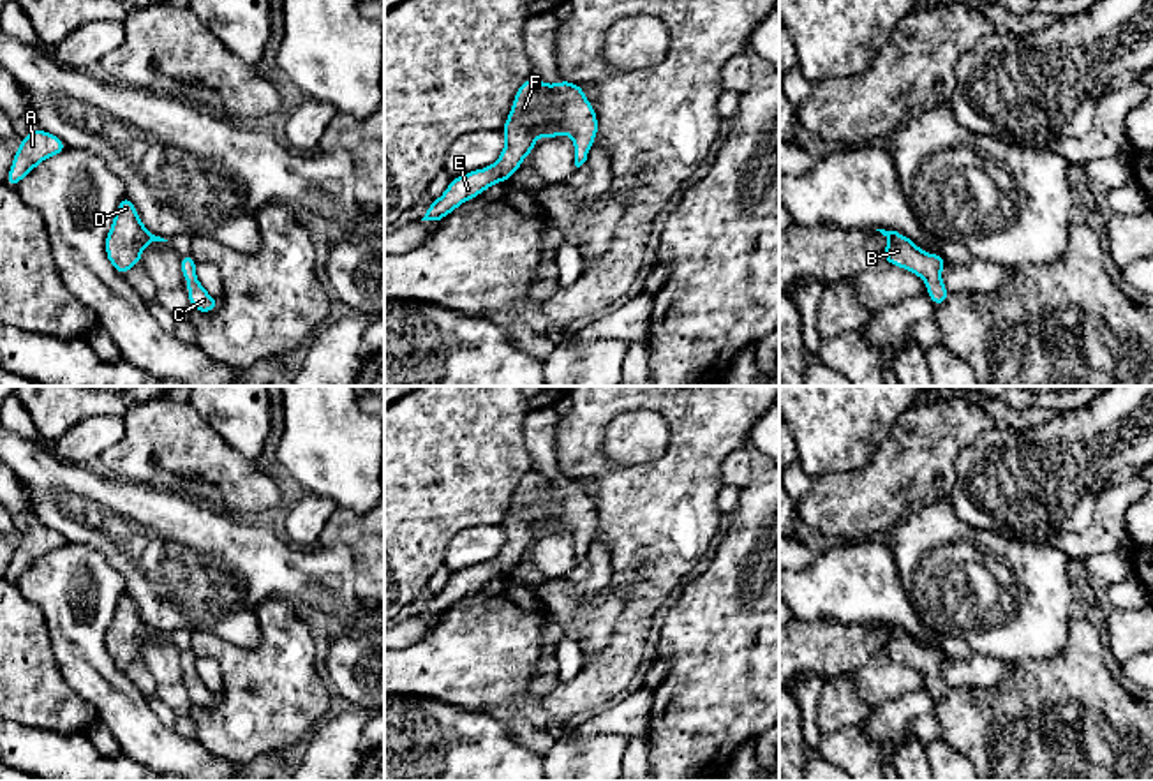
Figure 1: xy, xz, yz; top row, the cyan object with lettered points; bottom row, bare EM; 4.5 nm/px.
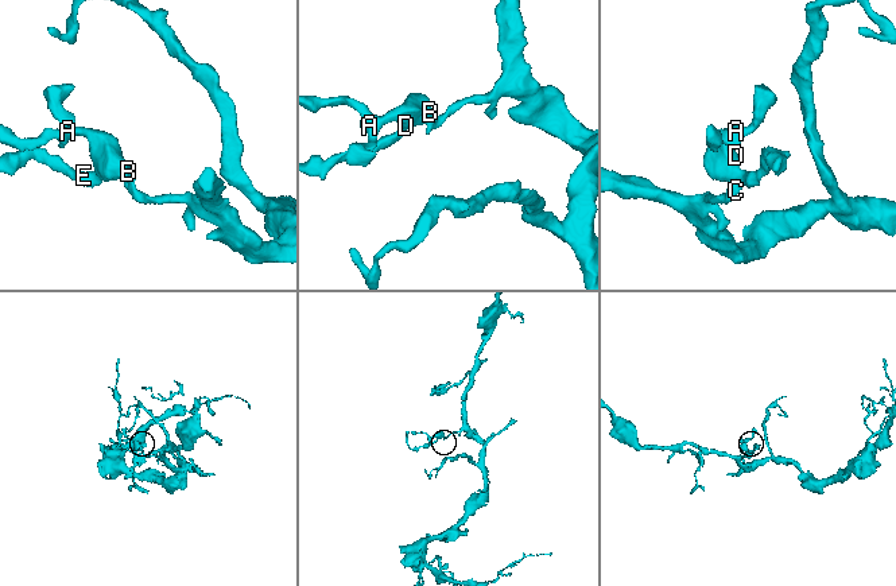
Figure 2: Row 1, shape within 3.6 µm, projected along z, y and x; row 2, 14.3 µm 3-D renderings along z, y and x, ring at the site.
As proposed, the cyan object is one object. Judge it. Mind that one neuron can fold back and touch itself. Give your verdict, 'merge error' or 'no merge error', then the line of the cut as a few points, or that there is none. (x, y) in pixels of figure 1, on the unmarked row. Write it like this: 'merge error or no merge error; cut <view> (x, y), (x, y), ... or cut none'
no merge error; cut none

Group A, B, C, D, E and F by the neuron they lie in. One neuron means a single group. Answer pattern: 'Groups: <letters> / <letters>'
Groups: A B C D E F

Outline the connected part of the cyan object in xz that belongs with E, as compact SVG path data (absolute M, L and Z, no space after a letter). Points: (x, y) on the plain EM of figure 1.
M532 471L518 483L501 525L506 539L497 557L451 573L446 587L432 596L421 615L441 615L487 582L510 575L525 550L538 541L536 527L543 534L569 529L575 538L575 561L580 562L598 529L598 513L580 480L566 474L545 480Z

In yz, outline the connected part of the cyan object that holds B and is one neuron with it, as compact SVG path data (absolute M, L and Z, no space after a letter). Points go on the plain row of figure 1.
M876 624L887 633L885 652L894 661L906 663L927 677L926 688L936 702L941 702L950 691L940 675L941 661L948 658L941 649L927 649L920 645L910 633L897 626Z

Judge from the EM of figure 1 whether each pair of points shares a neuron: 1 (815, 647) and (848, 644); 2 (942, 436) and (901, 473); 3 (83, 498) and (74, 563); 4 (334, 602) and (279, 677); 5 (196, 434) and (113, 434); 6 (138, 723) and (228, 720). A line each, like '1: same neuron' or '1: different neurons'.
1: same neuron
2: same neuron
3: different neurons
4: different neurons
5: different neurons
6: different neurons

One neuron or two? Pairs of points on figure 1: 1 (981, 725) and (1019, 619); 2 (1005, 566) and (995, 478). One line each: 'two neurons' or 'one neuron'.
1: two neurons
2: two neurons

